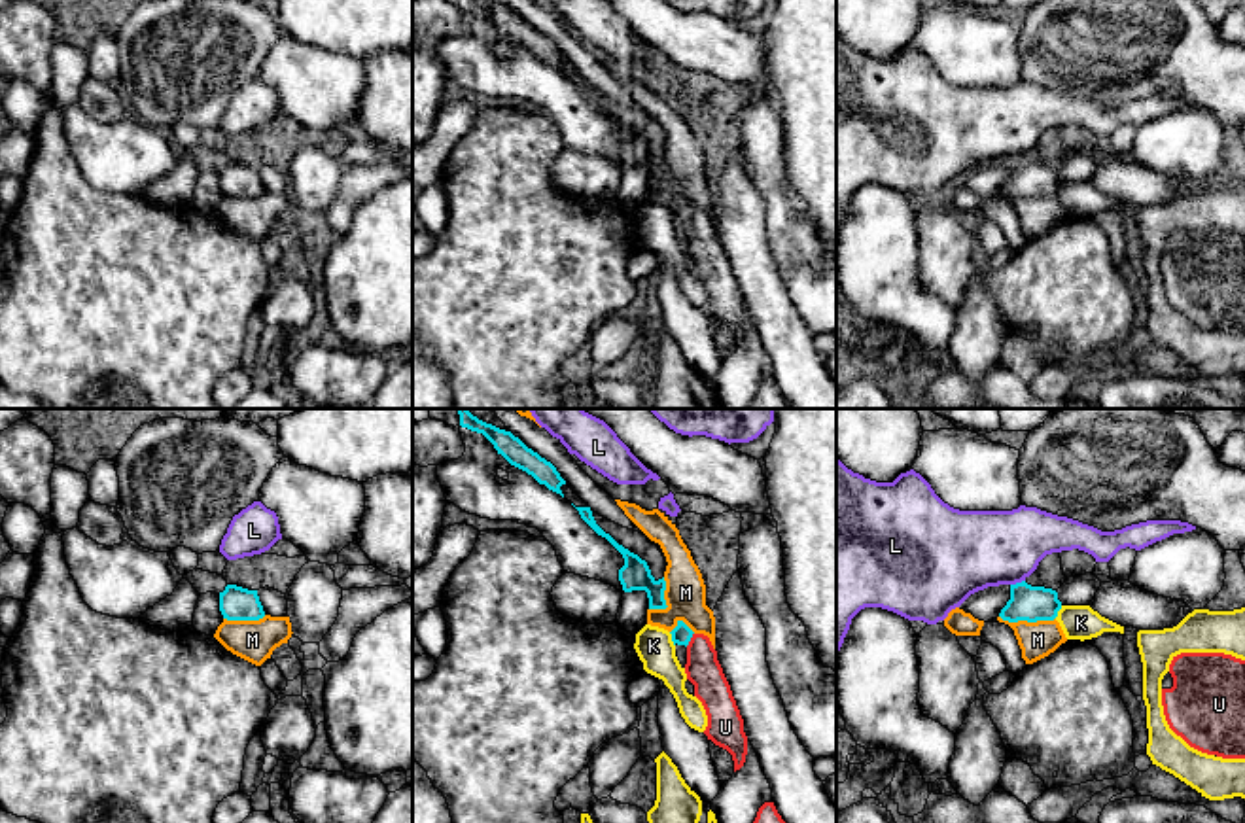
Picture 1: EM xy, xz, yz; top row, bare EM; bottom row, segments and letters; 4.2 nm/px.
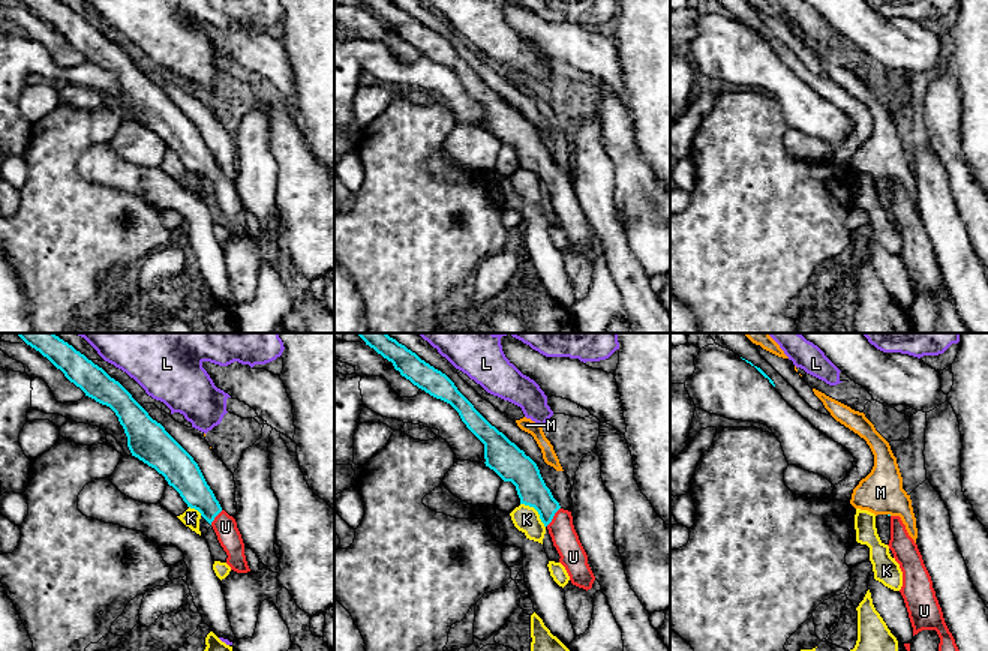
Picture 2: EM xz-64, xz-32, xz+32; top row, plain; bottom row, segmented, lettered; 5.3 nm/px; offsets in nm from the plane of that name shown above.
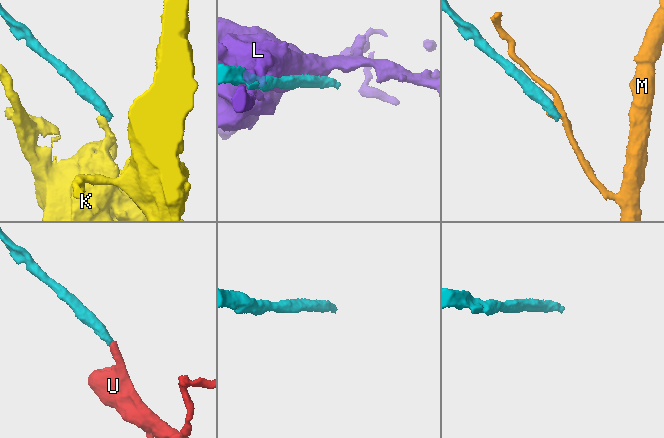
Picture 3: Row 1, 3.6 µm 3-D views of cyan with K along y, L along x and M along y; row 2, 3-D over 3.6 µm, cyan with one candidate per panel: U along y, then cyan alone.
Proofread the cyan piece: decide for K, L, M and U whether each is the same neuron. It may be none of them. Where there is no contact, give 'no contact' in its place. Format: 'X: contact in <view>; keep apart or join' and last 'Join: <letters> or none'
K: contact in xz; keep apart
L: contact in yz; keep apart
M: contact in yz; keep apart
U: contact in xz; join
Join: U

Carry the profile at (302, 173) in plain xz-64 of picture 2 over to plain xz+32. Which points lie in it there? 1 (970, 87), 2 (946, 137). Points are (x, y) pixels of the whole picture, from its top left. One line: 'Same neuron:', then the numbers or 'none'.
Same neuron: 2

